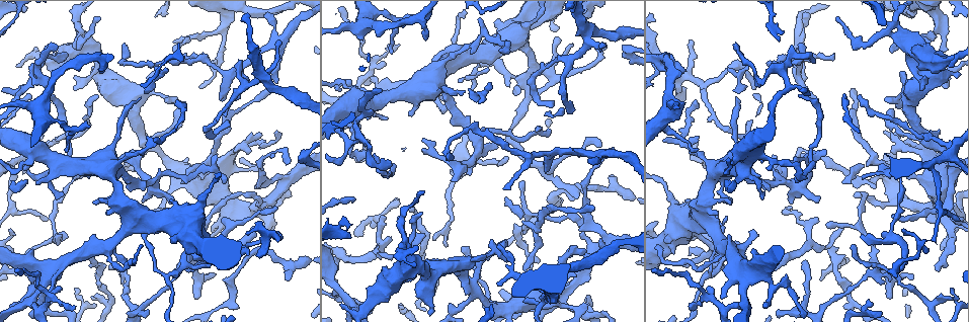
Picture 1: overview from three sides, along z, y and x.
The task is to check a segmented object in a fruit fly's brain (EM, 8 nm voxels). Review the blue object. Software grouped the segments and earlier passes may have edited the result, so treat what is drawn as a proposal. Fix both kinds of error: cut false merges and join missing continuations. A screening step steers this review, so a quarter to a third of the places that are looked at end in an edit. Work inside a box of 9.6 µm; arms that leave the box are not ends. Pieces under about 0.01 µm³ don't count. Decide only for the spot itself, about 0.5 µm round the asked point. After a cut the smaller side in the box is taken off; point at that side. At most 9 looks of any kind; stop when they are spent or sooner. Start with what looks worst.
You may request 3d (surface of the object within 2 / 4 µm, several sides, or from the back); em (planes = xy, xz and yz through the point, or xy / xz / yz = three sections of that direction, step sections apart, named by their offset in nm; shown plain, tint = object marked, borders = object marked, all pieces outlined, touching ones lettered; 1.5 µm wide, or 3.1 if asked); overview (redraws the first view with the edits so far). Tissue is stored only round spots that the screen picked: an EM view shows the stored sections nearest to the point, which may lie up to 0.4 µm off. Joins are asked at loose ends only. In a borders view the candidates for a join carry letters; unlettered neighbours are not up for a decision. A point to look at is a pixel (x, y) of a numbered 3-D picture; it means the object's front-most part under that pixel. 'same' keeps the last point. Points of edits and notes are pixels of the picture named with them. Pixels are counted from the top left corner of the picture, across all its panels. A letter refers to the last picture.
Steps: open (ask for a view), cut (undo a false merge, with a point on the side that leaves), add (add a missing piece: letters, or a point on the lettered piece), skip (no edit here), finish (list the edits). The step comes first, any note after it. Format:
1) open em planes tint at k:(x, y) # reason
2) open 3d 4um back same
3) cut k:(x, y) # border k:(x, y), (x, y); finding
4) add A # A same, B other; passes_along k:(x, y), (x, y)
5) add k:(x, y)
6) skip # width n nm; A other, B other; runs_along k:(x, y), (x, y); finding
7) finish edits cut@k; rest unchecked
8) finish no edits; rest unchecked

open 3d 2um at 1:(174, 41) # free end

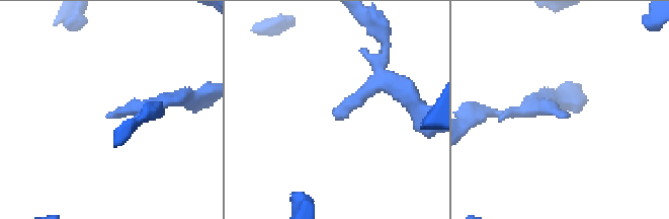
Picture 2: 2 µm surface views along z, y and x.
open em planes borders at 2:(568, 114) # now the EM

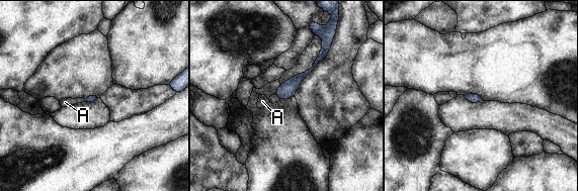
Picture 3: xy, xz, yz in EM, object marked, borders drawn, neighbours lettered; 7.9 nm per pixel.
skip # A other; runs_along 3:(325, 51), (307, 73), (278, 93); none of them fits

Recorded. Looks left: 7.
open 3d 2um at 1:(891, 240) # three-way junction

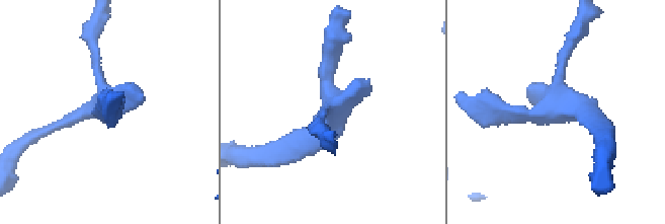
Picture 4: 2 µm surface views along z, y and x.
open em planes tint at 4:(557, 105) # need the tissue

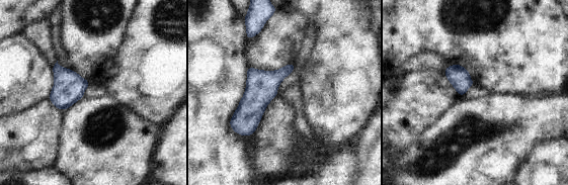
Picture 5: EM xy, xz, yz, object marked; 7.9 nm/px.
open em planes borders same # what lies round it

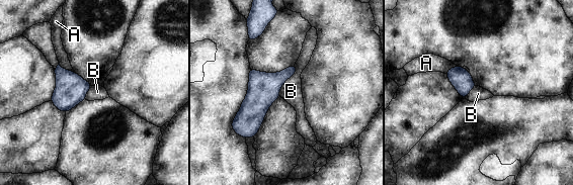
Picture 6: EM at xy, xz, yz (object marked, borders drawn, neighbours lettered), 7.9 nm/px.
skip # width 240 nm; A other, B other; runs_along 6:(293, 68), (257, 101), (245, 134); one neuron here

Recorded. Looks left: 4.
open em planes tint at 1:(351, 128) # thick turns thin

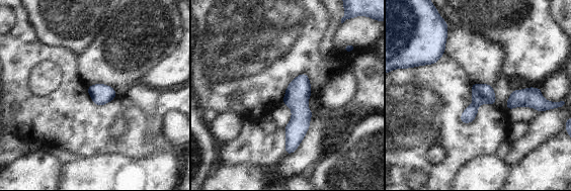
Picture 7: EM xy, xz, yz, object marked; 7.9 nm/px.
open em planes borders same # what lies round it

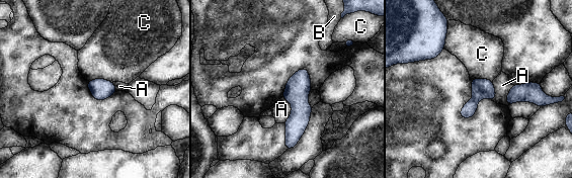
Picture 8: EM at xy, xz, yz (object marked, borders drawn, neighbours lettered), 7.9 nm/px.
skip # A other, B other, C other; runs_along 8:(304, 71), (299, 120), (289, 146); continuous, no second neuron

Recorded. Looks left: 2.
open em xz step 4 borders at 1:(576, 196) # tapers out

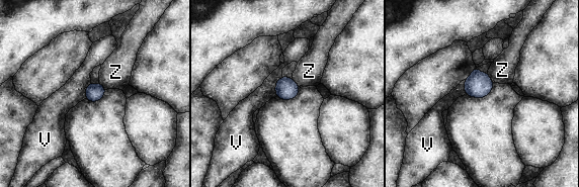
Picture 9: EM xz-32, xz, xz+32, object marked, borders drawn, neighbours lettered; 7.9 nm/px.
skip # longest_contact V 180 nm; V other, Z other; border 9:(281, 76), (276, 82), (275, 96); no lettered piece goes on from it

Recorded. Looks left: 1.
finish no edits; rest unchecked

